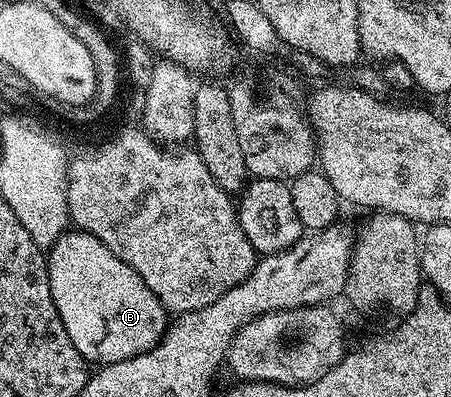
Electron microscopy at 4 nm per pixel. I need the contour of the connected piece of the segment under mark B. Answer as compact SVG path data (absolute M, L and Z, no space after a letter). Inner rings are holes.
M68 229L48 248L48 277L52 289L52 301L56 301L56 313L72 337L72 345L90 365L119 363L152 349L162 340L168 326L168 312L162 302L144 285L144 281L104 241L81 229Z

